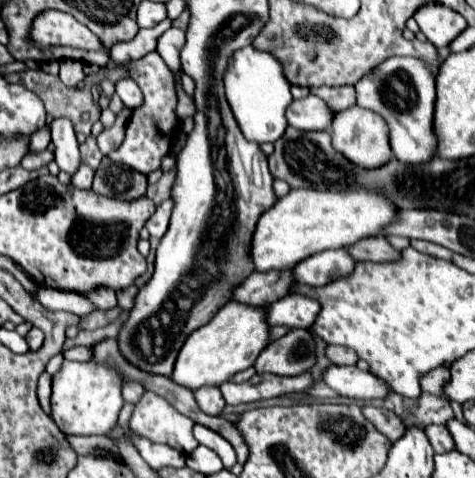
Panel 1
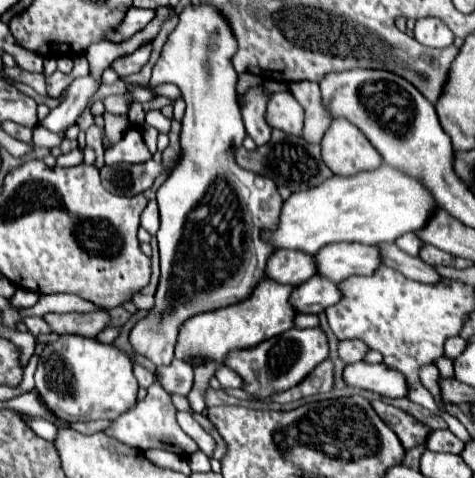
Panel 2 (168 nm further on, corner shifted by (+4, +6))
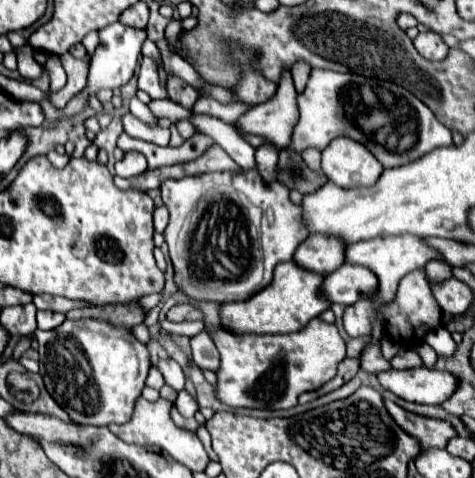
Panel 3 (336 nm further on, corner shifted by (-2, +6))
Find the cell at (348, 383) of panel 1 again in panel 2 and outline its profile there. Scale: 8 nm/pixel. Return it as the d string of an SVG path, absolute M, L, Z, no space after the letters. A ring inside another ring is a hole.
M365 361L353 363L353 365L347 365L343 377L351 387L369 389L389 399L407 397L409 393L405 375L397 373L397 369L389 369L385 363L379 363L379 365L371 365Z

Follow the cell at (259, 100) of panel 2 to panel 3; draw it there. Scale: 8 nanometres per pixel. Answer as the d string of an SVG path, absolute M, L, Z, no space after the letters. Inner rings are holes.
M271 143L257 147L255 153L257 171L265 181L275 181L275 159L277 159L277 149Z

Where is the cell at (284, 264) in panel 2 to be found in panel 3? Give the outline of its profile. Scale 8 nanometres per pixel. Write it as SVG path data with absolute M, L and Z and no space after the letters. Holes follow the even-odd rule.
M307 237L295 251L293 261L313 273L321 273L321 275L329 275L331 271L335 271L337 267L343 265L343 245L339 245L339 241L327 241L327 237Z

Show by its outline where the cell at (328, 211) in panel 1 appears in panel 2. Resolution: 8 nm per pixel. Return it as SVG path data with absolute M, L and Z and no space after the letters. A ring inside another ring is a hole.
M381 165L375 171L363 171L353 177L329 177L319 187L293 193L285 203L281 211L279 227L271 233L263 233L263 237L275 247L275 249L301 249L305 253L317 253L321 247L329 243L349 241L349 243L363 243L363 245L379 245L379 243L393 243L397 237L405 233L413 233L425 227L429 223L429 217L433 211L437 211L439 205L429 193L429 189L417 179L409 177L401 169L393 169L389 165Z

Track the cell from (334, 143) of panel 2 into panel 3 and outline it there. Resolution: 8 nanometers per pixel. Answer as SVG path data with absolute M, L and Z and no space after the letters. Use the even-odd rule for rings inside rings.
M335 137L323 149L321 171L343 189L371 187L383 173L383 165L363 143L351 137Z

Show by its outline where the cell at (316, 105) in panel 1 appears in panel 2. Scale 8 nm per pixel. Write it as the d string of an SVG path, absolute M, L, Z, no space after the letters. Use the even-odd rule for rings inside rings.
M273 93L267 101L265 121L269 121L271 129L279 129L289 135L301 135L303 131L303 107L289 93Z

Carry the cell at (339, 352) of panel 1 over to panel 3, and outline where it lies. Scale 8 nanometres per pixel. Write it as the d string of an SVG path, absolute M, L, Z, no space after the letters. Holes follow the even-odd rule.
M371 337L365 345L365 349L361 351L361 369L367 373L379 373L389 369L389 361L381 355L381 347L379 347L379 339Z

